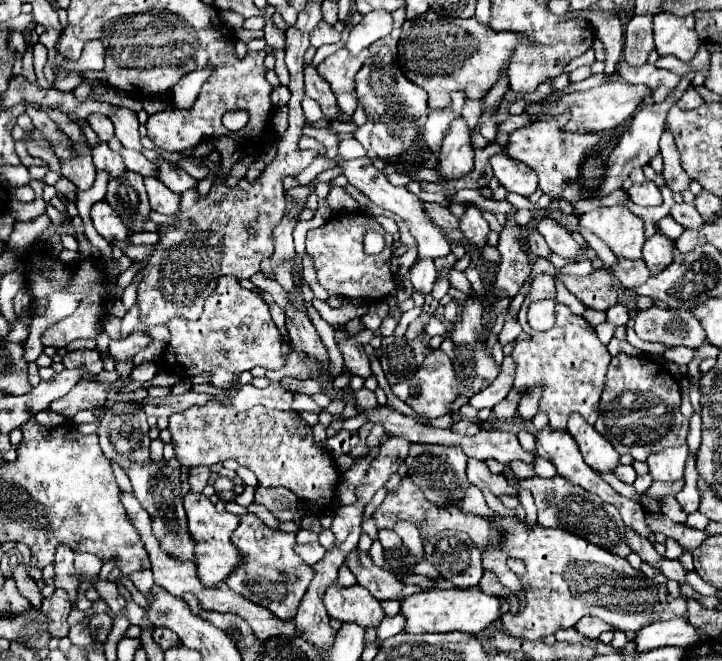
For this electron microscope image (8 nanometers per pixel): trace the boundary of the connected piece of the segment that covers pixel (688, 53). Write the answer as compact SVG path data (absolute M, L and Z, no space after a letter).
M657 13L653 17L653 33L659 55L673 55L681 61L691 61L701 47L693 15L681 19L671 13Z

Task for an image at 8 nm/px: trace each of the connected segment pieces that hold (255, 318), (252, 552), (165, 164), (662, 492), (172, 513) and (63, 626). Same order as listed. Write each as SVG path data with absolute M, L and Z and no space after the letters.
M231 275L217 281L215 291L207 297L199 321L173 317L169 321L171 341L167 343L163 363L181 377L207 375L211 385L231 385L241 371L253 367L283 367L283 337L273 325L267 303L249 289L243 289Z
M241 515L241 523L233 531L231 541L241 549L241 553L247 555L247 561L239 569L235 569L225 583L235 593L267 607L275 617L283 621L293 619L301 597L315 577L315 569L295 553L295 533L273 531L255 515Z
M157 161L159 167L159 179L175 193L185 193L187 189L193 189L197 185L197 179L189 177L185 171L177 169L169 161Z
M653 481L653 485L649 487L649 491L645 493L647 497L653 497L653 499L661 499L661 497L667 497L667 495L677 495L679 491L683 489L683 481Z
M171 459L165 463L167 463L167 471L161 471L153 461L149 461L147 465L133 463L131 469L127 471L127 475L131 479L135 497L139 499L143 509L151 515L153 531L155 531L155 537L159 539L163 551L173 555L173 559L195 561L195 541L191 539L191 535L187 531L187 515L185 515L183 497L181 497L181 481L179 481L181 467L179 467L177 459Z
M55 589L55 593L43 599L41 611L49 617L49 633L51 637L67 637L69 625L67 615L71 611L71 601L65 589Z

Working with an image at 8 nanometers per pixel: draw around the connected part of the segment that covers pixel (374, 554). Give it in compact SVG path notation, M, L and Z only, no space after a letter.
M378 538L373 541L371 548L369 550L369 555L372 558L372 561L375 565L387 571L392 571L390 565L384 559L384 548L382 547Z

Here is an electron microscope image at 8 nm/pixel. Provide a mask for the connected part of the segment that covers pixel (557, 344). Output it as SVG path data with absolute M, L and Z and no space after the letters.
M541 273L529 283L529 293L525 295L523 307L519 311L519 323L523 327L523 333L529 337L517 339L513 343L513 359L515 359L515 389L531 389L541 387L541 399L539 399L539 411L547 413L549 425L553 429L565 431L567 419L571 413L579 413L589 425L595 425L599 415L599 395L603 391L605 383L605 371L611 361L611 355L607 347L599 341L595 329L579 315L573 315L567 305L557 303L555 305L555 327L539 333L529 327L527 323L527 309L533 301L539 299L553 299L555 297L555 283L553 277Z

